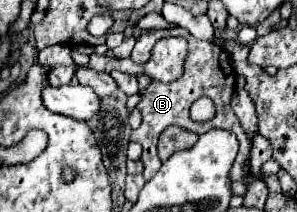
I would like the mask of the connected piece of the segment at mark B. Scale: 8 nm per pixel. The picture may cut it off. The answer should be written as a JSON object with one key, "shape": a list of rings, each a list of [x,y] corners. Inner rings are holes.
{"shape":[[[175,28],[175,30],[155,30],[155,32],[143,32],[141,38],[137,40],[133,52],[131,52],[131,60],[137,62],[137,64],[145,64],[149,58],[151,58],[151,50],[153,46],[161,40],[161,38],[169,38],[169,36],[181,36],[187,40],[189,44],[189,50],[187,50],[187,56],[185,56],[185,64],[183,64],[183,76],[175,82],[169,82],[169,84],[163,84],[163,82],[151,82],[143,92],[141,92],[141,102],[137,104],[137,110],[141,112],[141,126],[137,130],[131,132],[131,142],[139,142],[143,146],[143,156],[141,156],[141,162],[145,166],[143,170],[143,176],[145,180],[149,180],[159,168],[161,168],[161,160],[157,156],[157,140],[161,136],[161,132],[167,128],[167,126],[179,126],[183,130],[189,130],[189,132],[195,132],[195,134],[205,134],[213,128],[223,128],[223,130],[229,130],[237,136],[239,140],[239,154],[241,154],[241,160],[235,160],[231,170],[229,170],[229,178],[231,182],[237,182],[243,178],[243,170],[247,166],[247,158],[249,158],[249,150],[251,150],[251,144],[247,140],[247,134],[243,132],[235,112],[231,110],[231,96],[235,92],[235,70],[229,62],[229,56],[219,48],[215,46],[213,42],[203,42],[203,40],[197,40],[193,38],[185,28]],[[201,96],[209,96],[215,106],[217,106],[217,118],[213,118],[211,122],[205,122],[205,124],[197,124],[189,118],[189,106],[201,98]]]}

